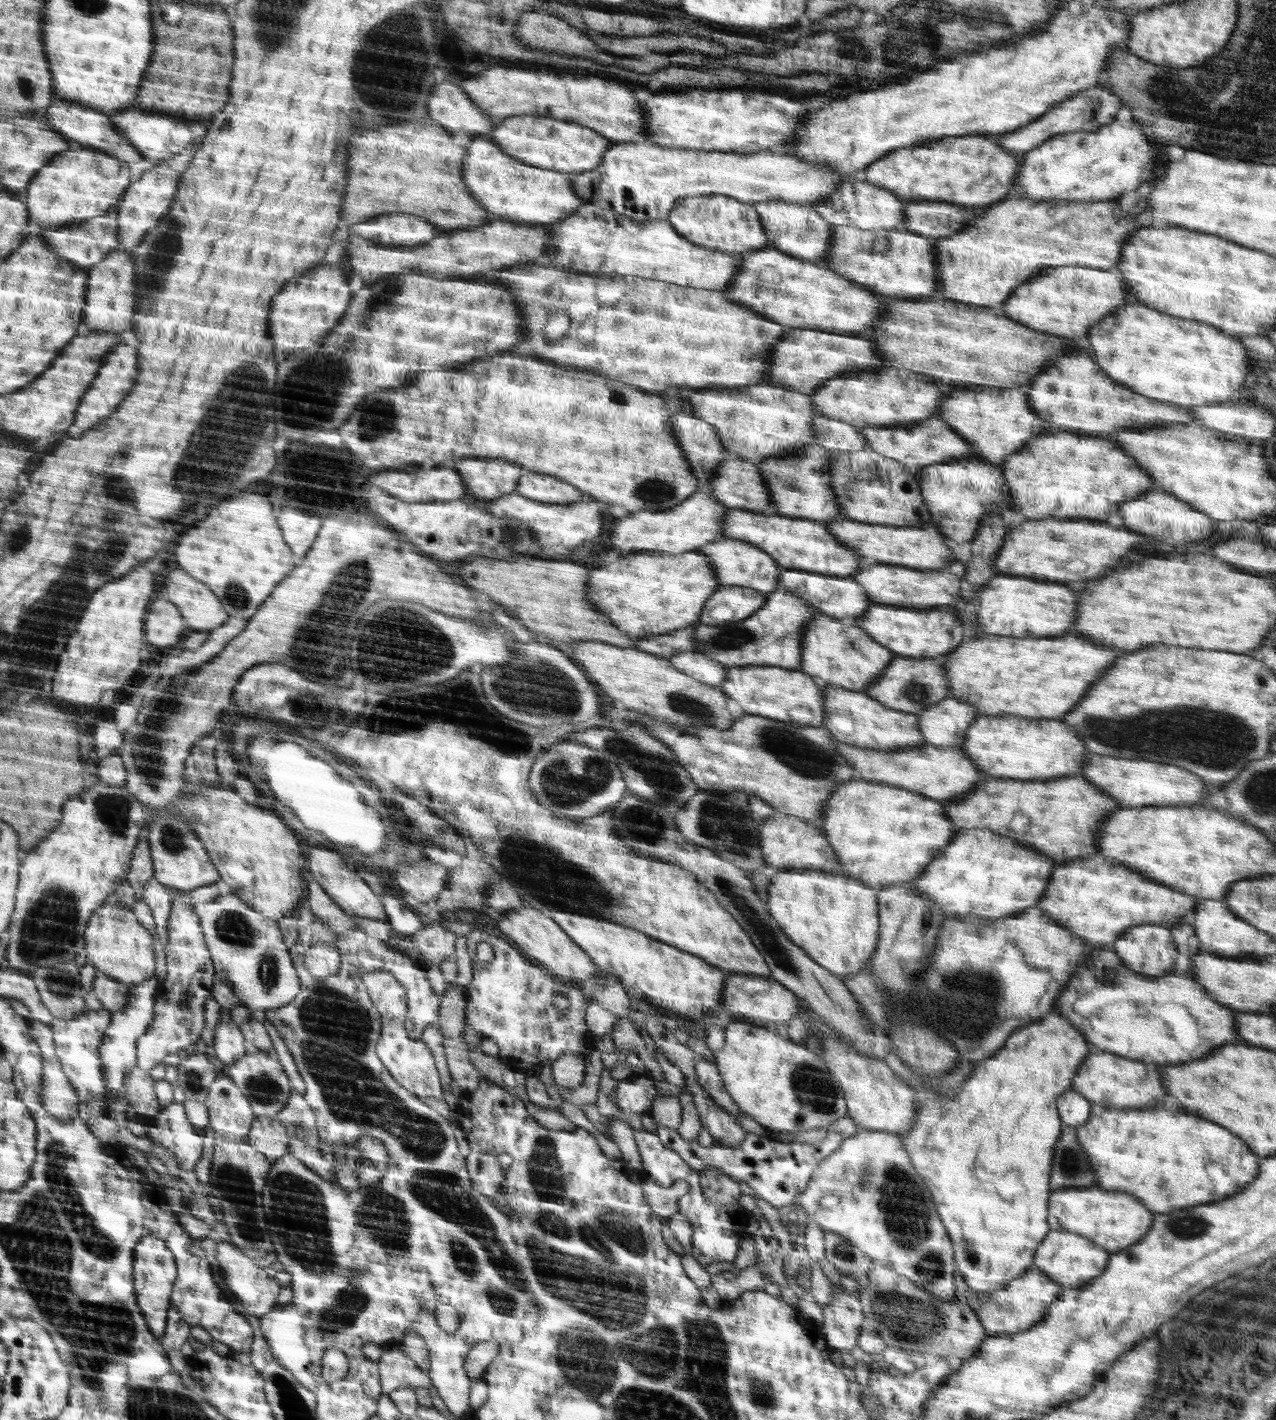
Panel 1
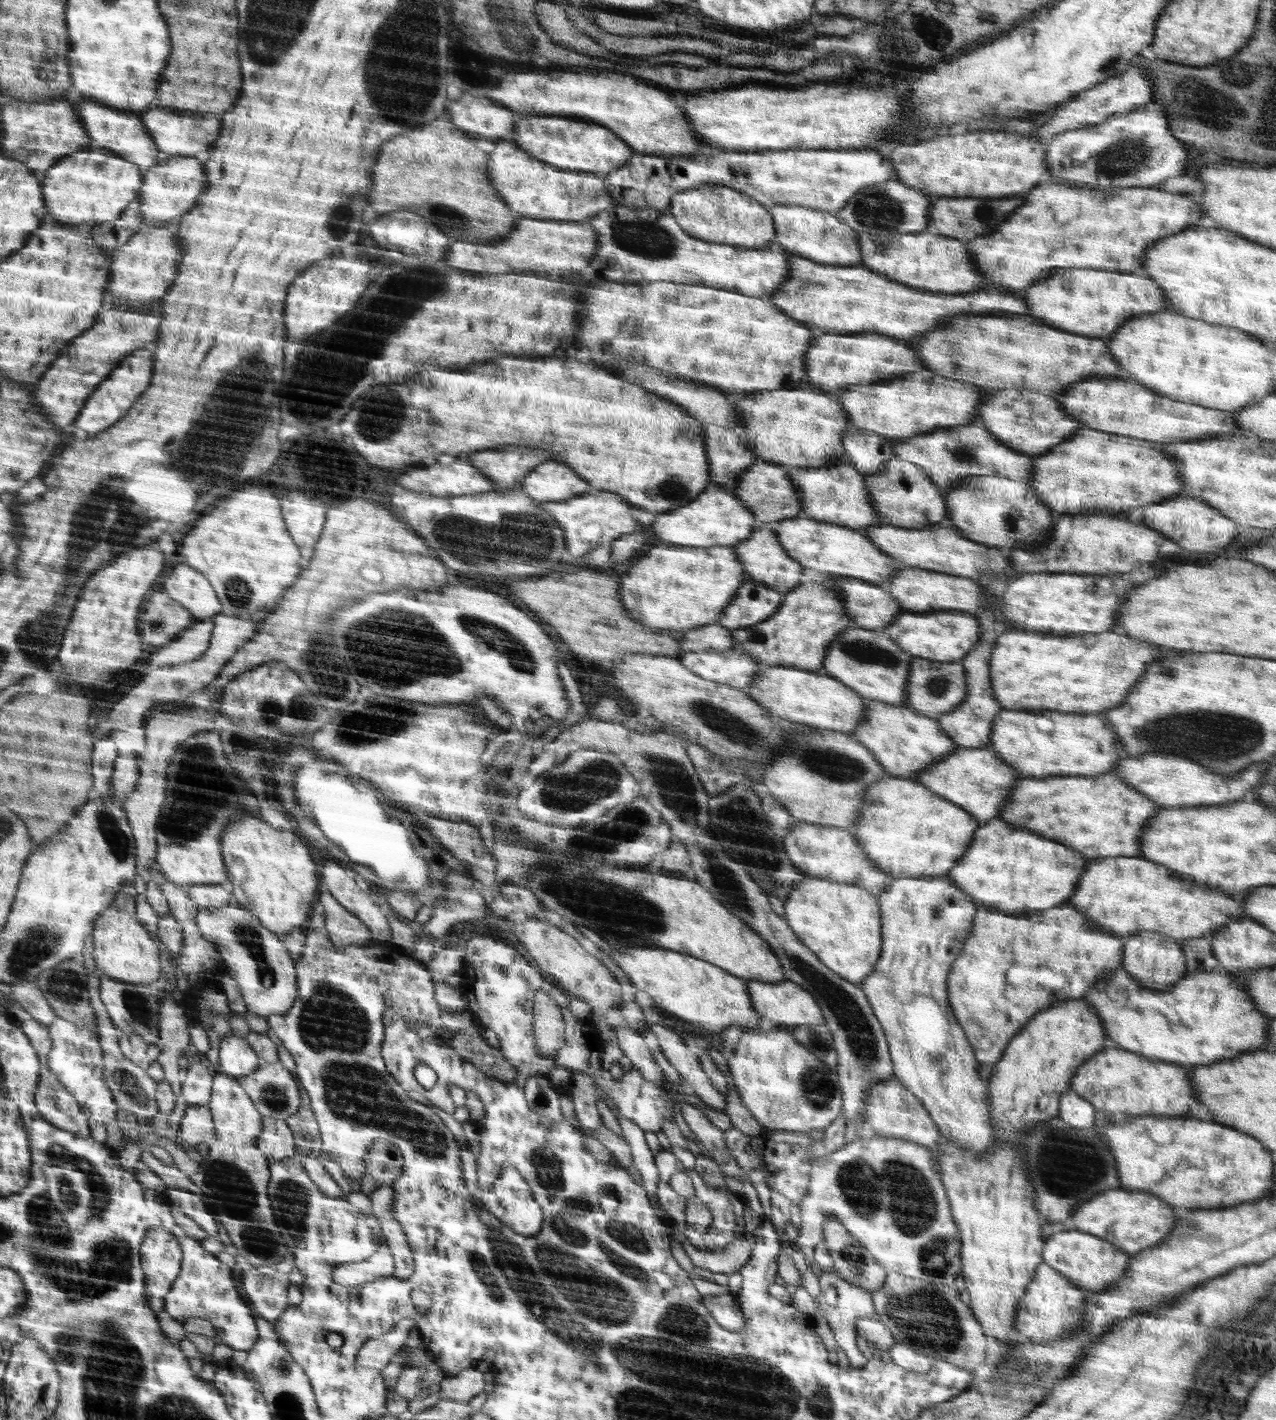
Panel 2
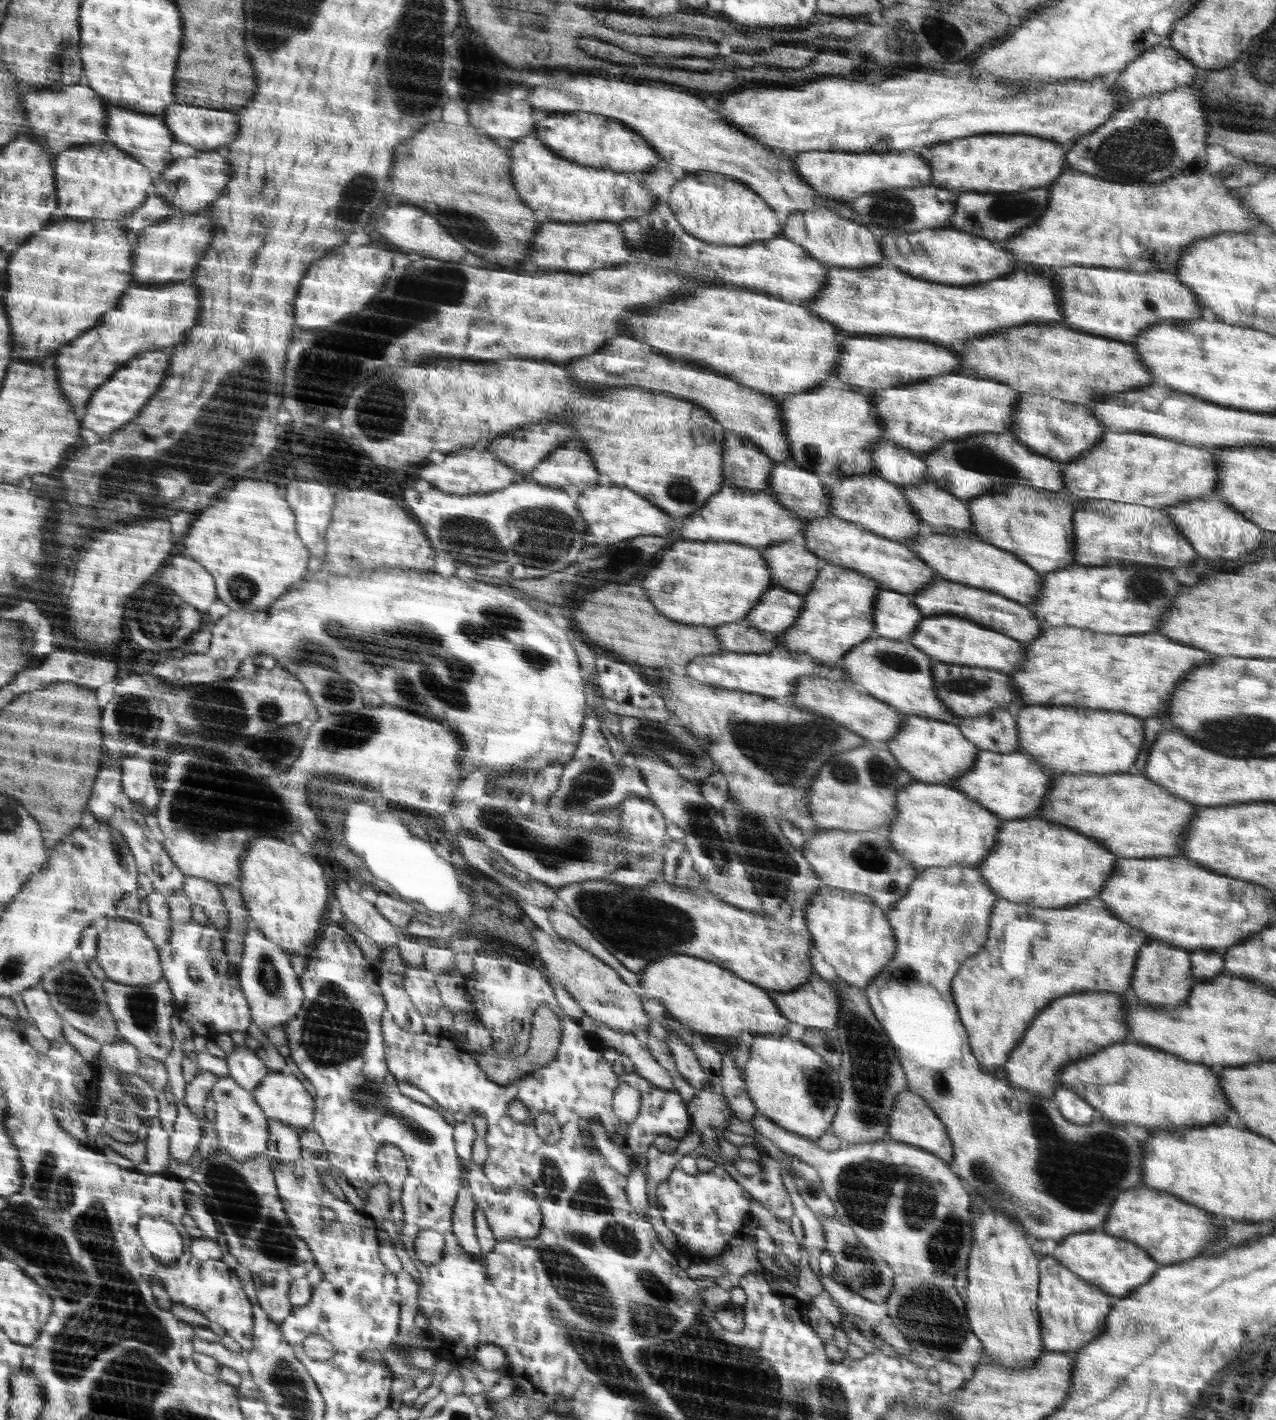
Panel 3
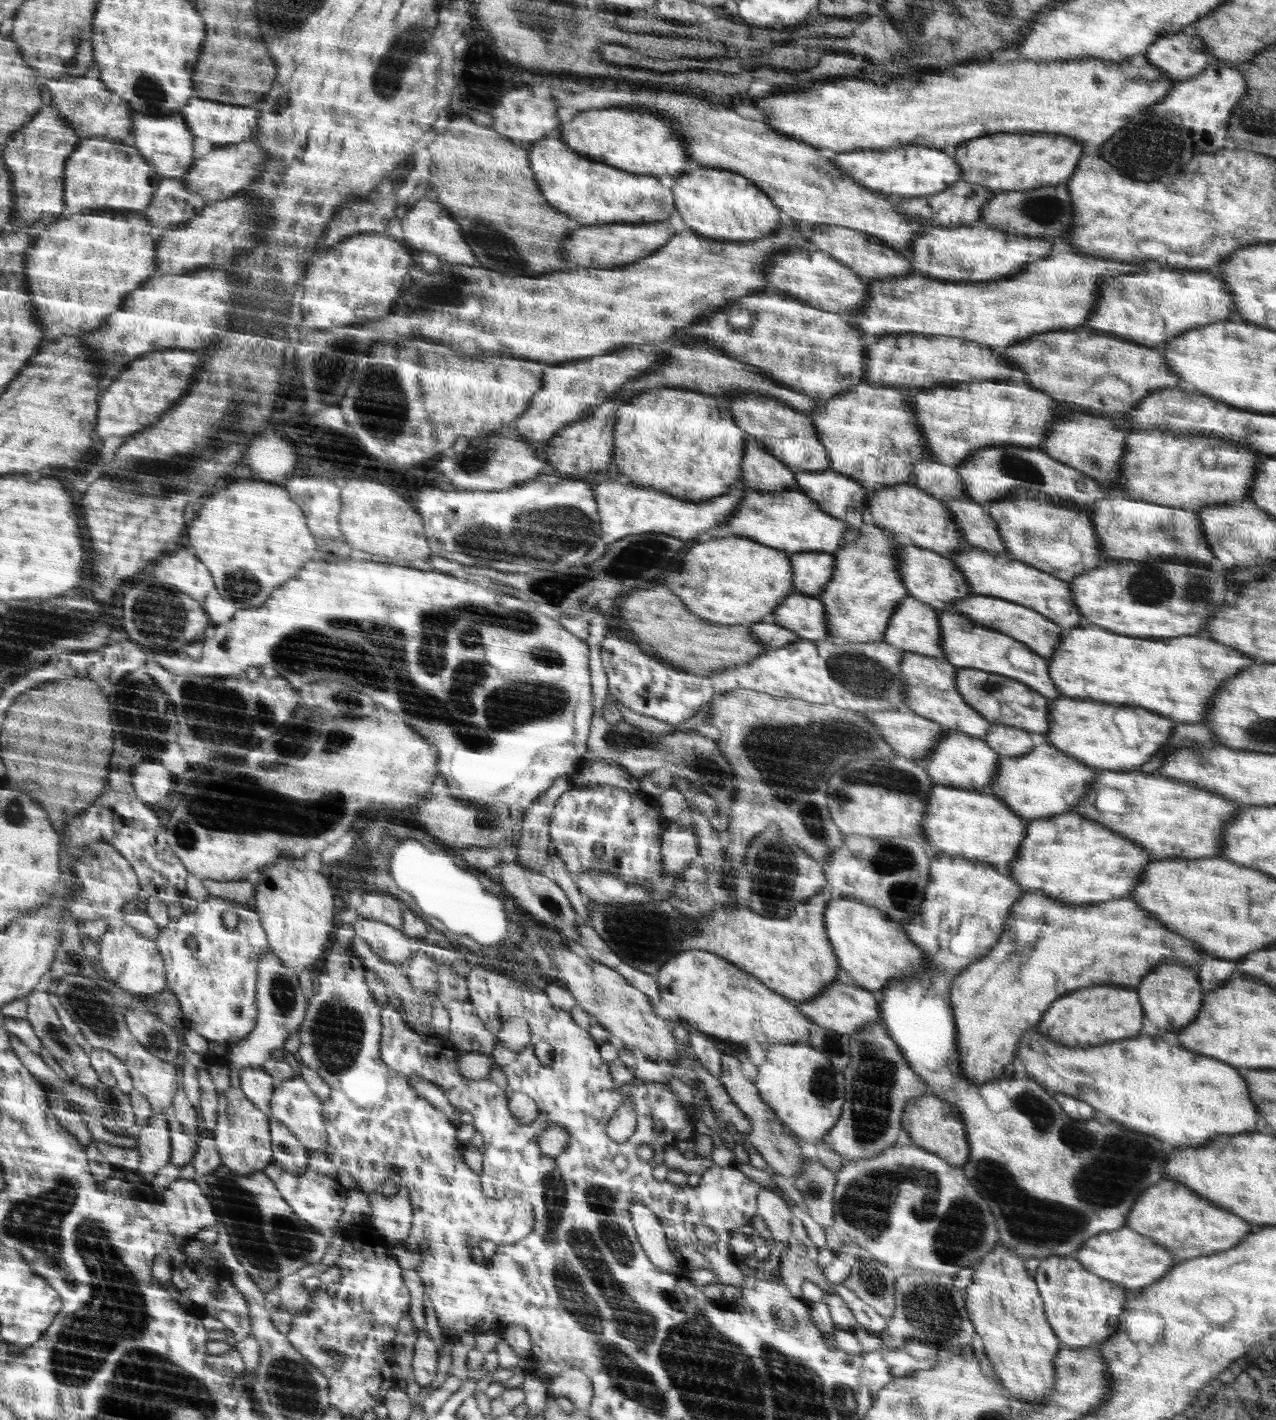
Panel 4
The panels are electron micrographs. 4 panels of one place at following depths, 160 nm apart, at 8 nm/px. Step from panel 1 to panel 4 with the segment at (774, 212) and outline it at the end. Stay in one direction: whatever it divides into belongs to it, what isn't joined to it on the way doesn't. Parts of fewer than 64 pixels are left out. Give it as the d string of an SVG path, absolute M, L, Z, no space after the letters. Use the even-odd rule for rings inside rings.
M830 223L808 227L807 236L810 244L813 244L818 251L836 257L864 279L898 279L905 278L908 274L910 262L904 258L904 255L900 256L898 252L878 244L881 238L876 235Z

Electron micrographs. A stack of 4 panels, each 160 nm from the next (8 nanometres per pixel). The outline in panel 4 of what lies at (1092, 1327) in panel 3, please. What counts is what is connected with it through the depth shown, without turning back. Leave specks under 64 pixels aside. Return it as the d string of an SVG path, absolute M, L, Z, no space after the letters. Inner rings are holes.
M1050 1256L1041 1260L1034 1276L1044 1301L1045 1316L1067 1348L1105 1344L1118 1330L1118 1318L1124 1314L1125 1302L1132 1297L1122 1285L1094 1275L1071 1256Z

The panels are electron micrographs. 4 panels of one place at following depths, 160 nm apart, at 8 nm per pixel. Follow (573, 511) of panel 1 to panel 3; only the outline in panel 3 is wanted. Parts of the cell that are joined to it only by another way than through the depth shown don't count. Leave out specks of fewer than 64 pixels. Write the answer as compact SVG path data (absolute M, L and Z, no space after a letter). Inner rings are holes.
M621 485L587 486L578 492L577 508L580 508L581 516L589 523L588 544L594 546L608 546L614 542L622 542L634 536L666 536L671 535L668 527L669 513L656 505L653 501L636 493L633 489Z

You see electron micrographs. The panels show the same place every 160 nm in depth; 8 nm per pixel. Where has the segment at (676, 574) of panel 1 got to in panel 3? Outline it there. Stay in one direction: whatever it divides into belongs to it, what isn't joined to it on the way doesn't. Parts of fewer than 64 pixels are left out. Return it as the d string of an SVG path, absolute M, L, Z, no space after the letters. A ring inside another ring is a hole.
M677 541L666 548L661 562L639 581L652 603L680 624L717 627L744 619L774 582L764 551L752 545L726 541Z

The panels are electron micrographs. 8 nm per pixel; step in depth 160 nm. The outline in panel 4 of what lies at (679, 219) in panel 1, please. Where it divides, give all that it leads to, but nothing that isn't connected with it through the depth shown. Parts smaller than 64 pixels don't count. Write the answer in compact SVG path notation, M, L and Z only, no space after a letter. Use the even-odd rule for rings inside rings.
M702 167L691 173L680 174L673 192L686 228L701 237L739 242L760 240L774 236L782 226L781 209L767 193L764 194L764 190L740 173Z

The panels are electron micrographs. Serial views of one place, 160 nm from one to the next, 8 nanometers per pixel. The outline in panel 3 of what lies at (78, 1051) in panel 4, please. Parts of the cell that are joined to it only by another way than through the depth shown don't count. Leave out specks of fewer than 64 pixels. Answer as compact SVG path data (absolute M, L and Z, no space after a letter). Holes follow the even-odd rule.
M42 984L29 988L22 994L31 1016L31 1021L39 1028L43 1036L51 1042L60 1039L64 1034L65 1017L53 1004L53 997Z

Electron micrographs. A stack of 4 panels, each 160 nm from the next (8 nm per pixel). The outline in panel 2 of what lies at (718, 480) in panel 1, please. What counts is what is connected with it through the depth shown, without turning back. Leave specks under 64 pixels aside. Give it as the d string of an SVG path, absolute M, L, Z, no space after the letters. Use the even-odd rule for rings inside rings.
M758 460L737 478L732 492L748 505L762 526L770 526L786 518L802 516L801 500L791 483L788 470L785 466Z

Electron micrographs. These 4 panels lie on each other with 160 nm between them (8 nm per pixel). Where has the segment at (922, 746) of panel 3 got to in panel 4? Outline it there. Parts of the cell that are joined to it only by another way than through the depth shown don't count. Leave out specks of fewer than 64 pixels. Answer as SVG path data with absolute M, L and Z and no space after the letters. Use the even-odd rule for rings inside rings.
M950 730L929 758L916 760L916 763L925 768L936 785L987 792L997 782L1001 772L1000 756L1001 754L982 738Z

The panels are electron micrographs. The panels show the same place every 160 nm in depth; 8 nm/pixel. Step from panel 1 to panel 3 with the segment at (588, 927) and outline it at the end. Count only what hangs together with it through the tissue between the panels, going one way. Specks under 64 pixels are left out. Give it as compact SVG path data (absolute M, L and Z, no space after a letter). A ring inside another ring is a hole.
M674 955L664 959L653 960L645 970L639 973L639 984L646 998L656 998L667 1008L667 1012L678 1019L692 1034L695 1030L701 1033L731 1036L738 1039L740 1034L750 1032L757 1035L784 1035L792 1020L780 1011L770 992L761 986L747 981L725 966L714 964L714 961L702 960L701 957Z

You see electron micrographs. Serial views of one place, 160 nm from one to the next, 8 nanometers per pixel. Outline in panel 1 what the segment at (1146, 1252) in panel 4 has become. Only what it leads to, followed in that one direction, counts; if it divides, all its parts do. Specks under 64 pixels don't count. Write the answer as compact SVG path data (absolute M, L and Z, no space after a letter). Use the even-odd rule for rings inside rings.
M1054 1231L1045 1236L1037 1250L1033 1267L1038 1267L1048 1277L1059 1282L1064 1289L1084 1287L1102 1276L1102 1271L1110 1262L1111 1253L1094 1245L1089 1237L1080 1236L1075 1232Z

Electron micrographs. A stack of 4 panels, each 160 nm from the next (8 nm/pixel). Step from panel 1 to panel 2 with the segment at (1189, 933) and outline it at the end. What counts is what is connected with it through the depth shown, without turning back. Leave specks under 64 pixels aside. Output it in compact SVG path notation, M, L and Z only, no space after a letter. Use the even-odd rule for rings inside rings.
M1204 935L1178 942L1185 956L1188 974L1220 970L1219 962L1212 952L1212 937L1213 935Z

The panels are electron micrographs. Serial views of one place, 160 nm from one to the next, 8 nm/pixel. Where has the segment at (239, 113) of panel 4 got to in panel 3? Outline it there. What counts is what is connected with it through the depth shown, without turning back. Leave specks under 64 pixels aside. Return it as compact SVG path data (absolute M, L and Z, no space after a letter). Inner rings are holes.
M186 103L174 104L168 112L163 112L162 117L168 121L169 128L172 129L176 141L193 146L198 152L210 151L213 149L225 149L228 142L236 138L240 131L240 119L238 113L232 109L200 108Z

